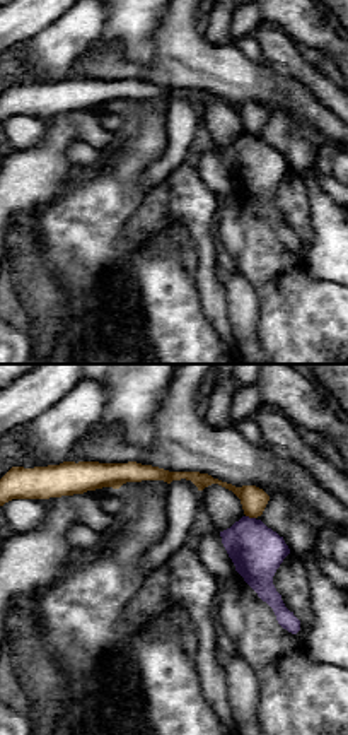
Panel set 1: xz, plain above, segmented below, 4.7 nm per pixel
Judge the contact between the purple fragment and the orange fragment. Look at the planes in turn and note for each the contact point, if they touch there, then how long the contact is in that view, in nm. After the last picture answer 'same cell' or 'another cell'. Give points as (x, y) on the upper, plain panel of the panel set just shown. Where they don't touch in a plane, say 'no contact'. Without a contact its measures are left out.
contact (251, 135); length 50 nm

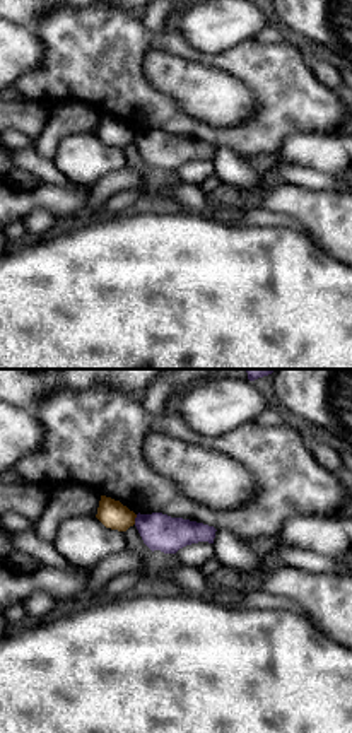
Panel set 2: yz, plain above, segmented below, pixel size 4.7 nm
contact (135, 137); length 50 nm

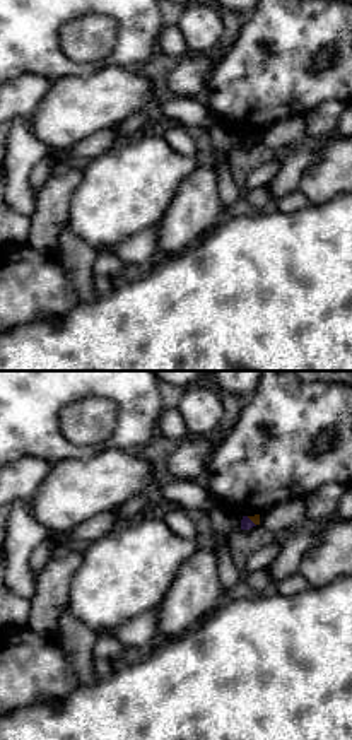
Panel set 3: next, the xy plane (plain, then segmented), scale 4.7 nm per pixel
contact (252, 139); length 60 nm

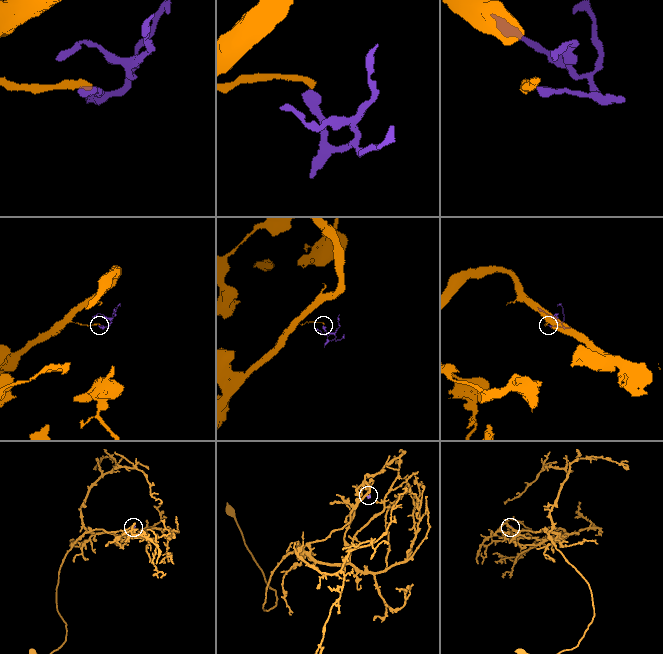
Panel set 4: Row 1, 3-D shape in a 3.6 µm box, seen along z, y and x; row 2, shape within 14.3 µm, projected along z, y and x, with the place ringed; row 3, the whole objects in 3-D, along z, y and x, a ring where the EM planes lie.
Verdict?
another cell

